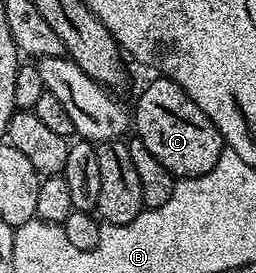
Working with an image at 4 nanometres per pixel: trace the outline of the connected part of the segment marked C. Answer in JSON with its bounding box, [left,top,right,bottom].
[134,77,226,179]

